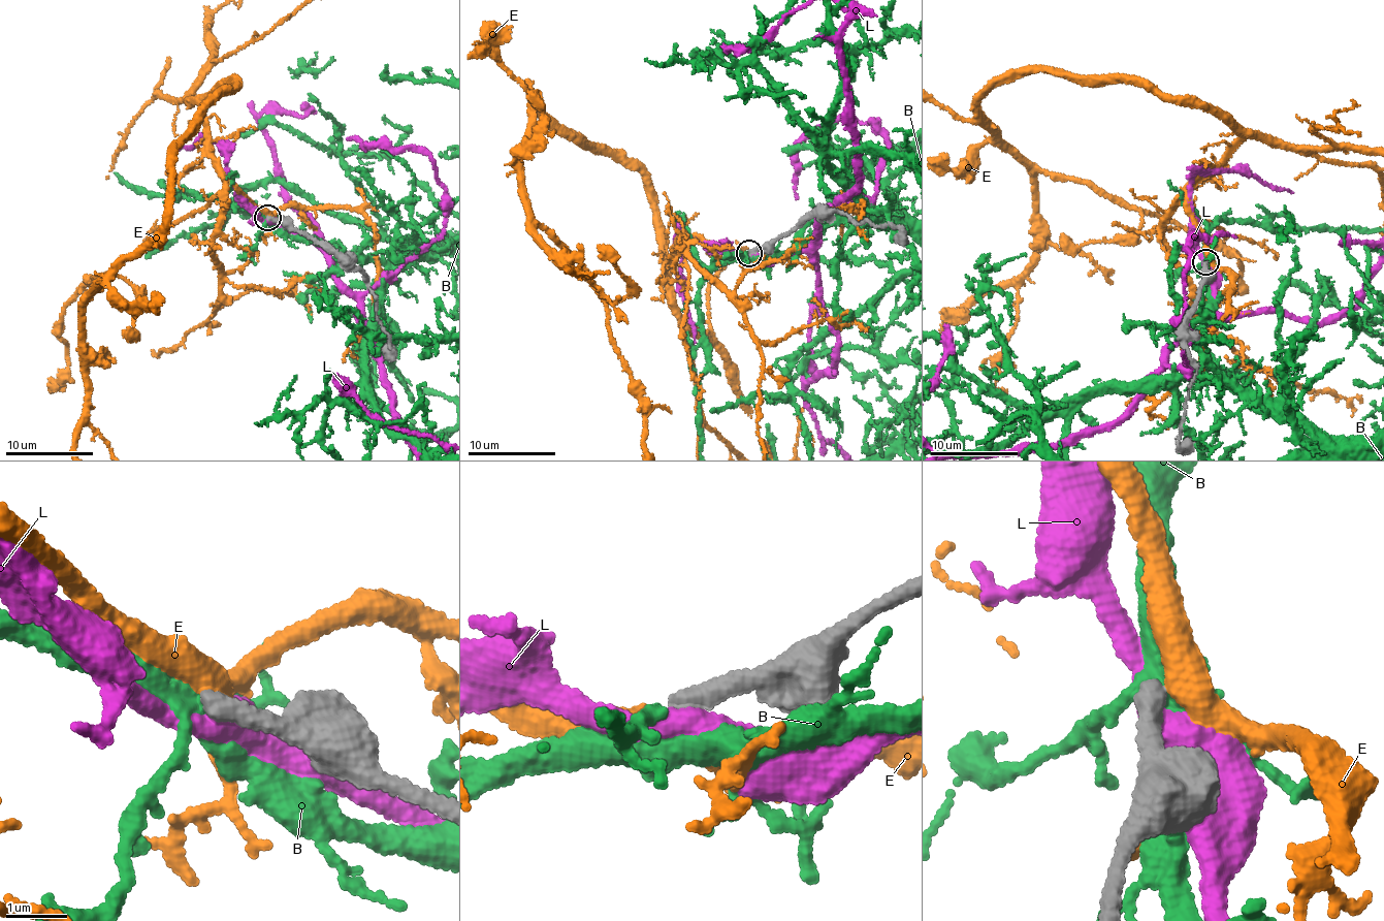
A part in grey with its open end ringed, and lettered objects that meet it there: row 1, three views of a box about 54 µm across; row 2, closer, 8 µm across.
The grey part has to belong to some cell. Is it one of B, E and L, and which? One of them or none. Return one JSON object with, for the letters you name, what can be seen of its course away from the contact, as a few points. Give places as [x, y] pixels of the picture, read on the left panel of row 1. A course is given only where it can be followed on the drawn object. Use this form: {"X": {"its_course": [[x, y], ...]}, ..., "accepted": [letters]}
{"accepted": []}

